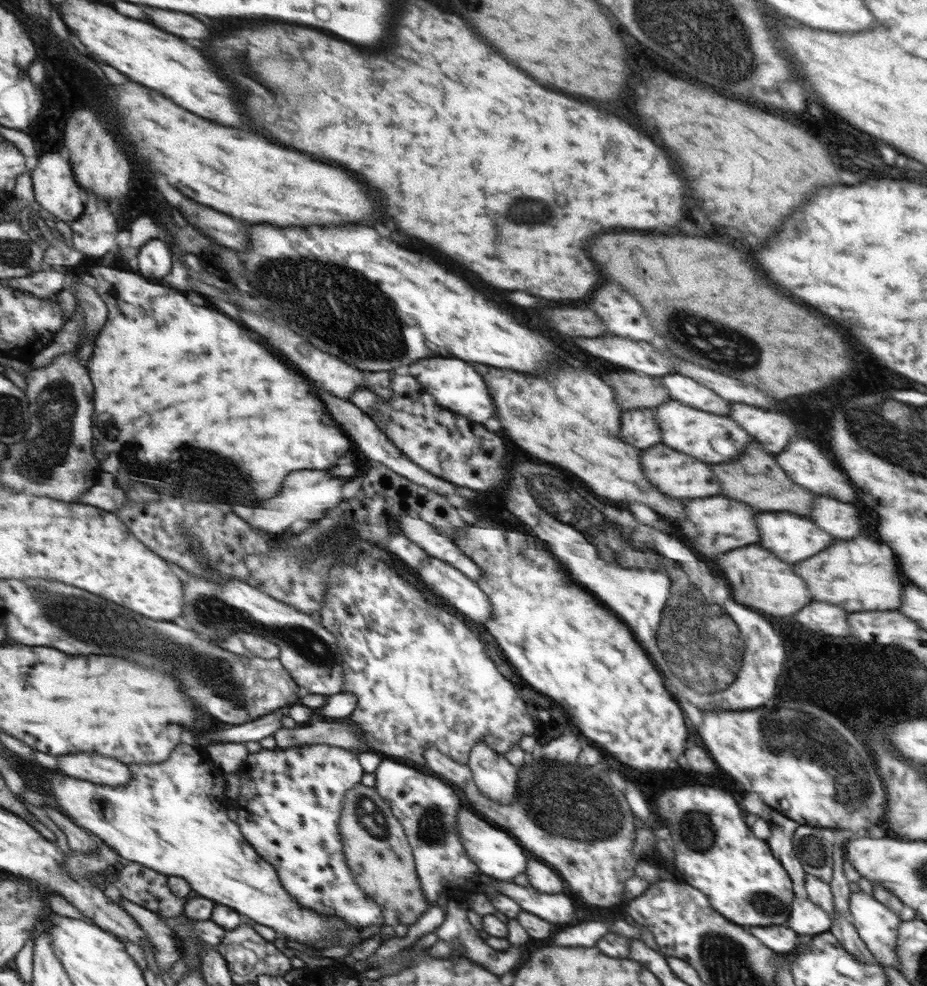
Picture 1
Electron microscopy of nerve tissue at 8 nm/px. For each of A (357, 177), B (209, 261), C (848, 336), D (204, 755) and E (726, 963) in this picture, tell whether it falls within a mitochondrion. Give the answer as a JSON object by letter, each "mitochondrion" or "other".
{"A":"other","B":"other","C":"other","D":"other","E":"mitochondrion"}

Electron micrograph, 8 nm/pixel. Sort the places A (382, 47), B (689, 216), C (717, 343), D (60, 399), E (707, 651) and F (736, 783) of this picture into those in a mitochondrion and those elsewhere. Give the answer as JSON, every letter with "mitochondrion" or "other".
{"A":"other","B":"other","C":"mitochondrion","D":"mitochondrion","E":"mitochondrion","F":"other"}

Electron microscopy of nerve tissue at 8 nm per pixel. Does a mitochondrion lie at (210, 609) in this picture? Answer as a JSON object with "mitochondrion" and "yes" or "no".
{"mitochondrion":"yes"}

